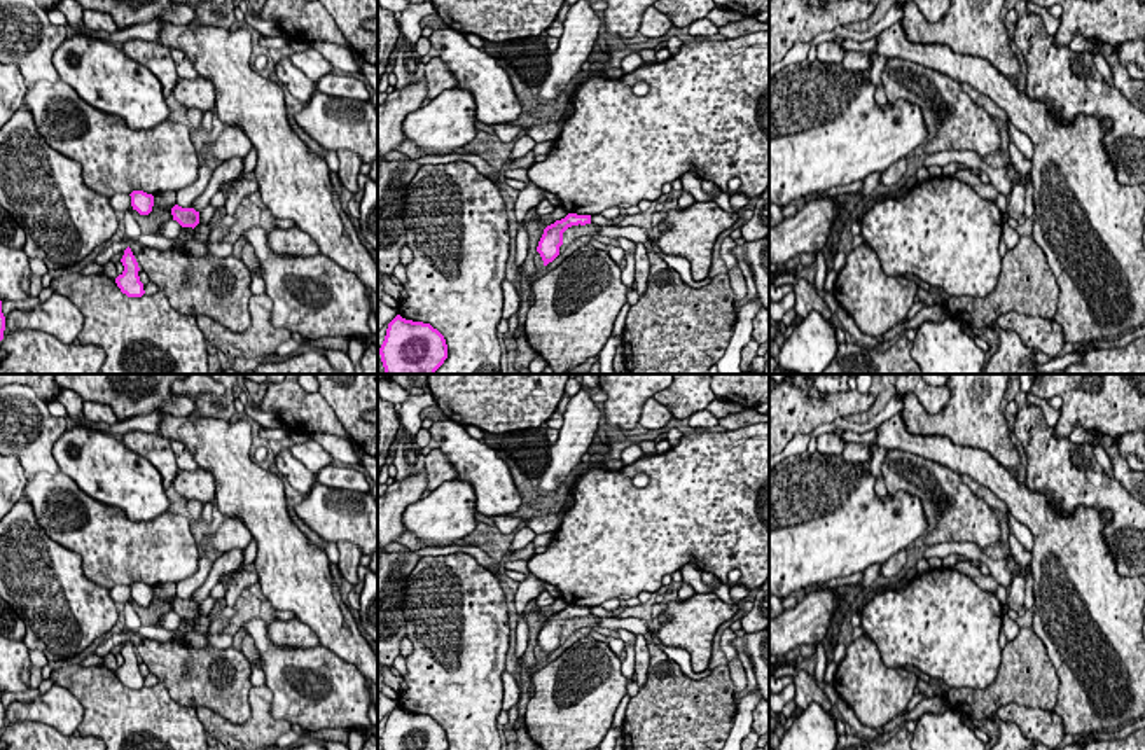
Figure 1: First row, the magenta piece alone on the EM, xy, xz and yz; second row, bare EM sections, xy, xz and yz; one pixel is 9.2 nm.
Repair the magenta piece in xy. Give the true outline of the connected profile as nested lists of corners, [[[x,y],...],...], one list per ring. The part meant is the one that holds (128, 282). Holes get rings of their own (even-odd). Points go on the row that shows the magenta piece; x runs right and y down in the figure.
[[[129,247],[124,250],[121,262],[124,271],[115,278],[117,287],[128,297],[142,297],[145,290],[138,276],[140,267]]]

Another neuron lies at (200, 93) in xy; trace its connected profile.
[[[198,75],[194,80],[178,79],[173,87],[173,96],[187,108],[198,108],[201,112],[215,108],[215,87],[201,75]]]

